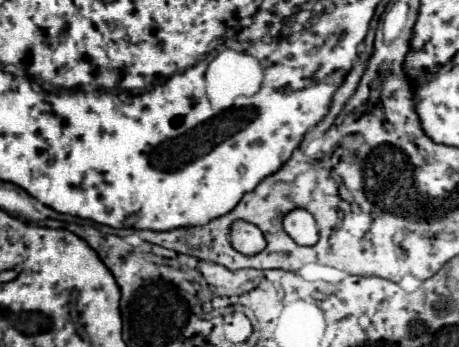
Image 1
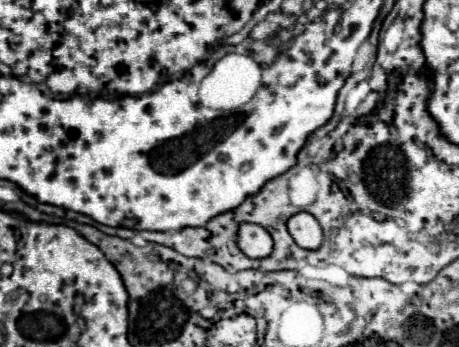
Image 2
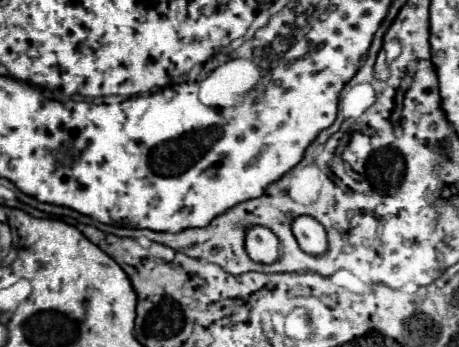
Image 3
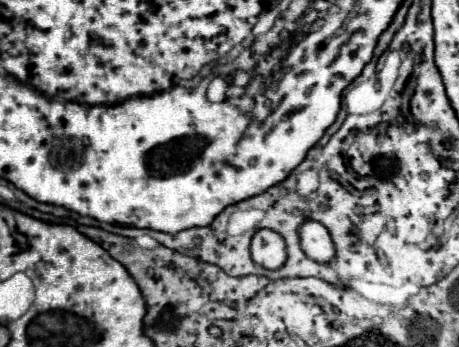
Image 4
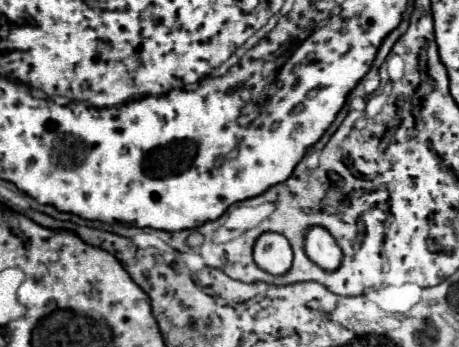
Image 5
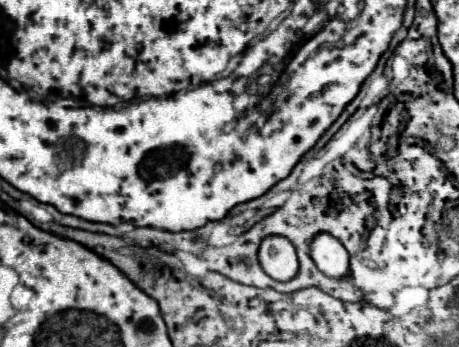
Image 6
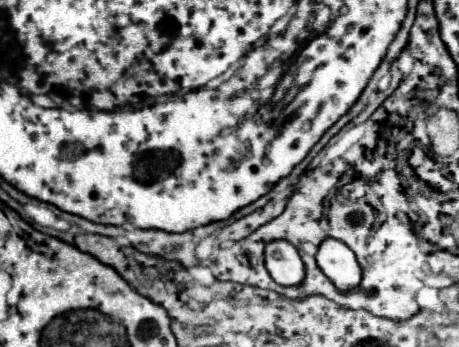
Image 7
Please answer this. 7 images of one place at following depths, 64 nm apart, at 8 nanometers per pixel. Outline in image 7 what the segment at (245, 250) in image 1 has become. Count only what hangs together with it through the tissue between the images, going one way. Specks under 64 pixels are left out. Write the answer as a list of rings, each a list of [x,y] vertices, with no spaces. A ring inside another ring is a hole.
[[[274,240],[266,246],[266,270],[282,286],[302,284],[306,276],[298,250],[286,240]]]

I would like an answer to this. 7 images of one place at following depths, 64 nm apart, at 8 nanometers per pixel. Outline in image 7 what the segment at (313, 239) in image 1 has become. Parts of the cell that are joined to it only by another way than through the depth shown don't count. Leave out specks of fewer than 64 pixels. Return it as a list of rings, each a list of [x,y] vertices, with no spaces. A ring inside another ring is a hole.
[[[326,238],[318,252],[316,260],[320,270],[334,282],[338,292],[352,292],[362,282],[362,270],[356,260],[356,254],[340,240]]]

